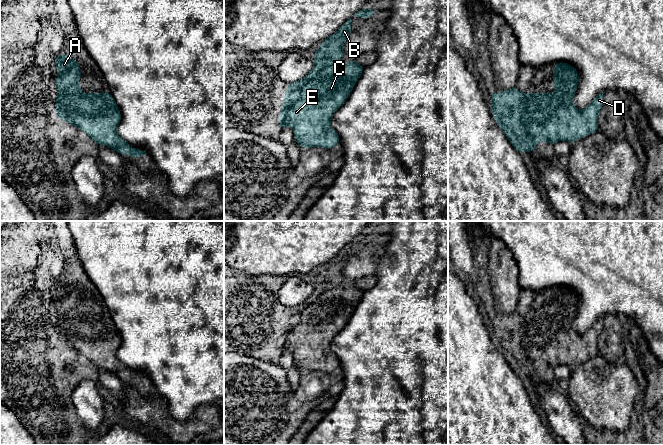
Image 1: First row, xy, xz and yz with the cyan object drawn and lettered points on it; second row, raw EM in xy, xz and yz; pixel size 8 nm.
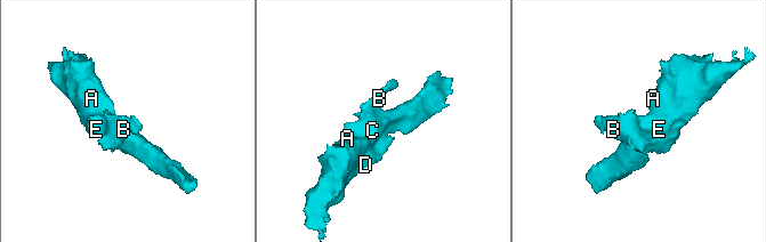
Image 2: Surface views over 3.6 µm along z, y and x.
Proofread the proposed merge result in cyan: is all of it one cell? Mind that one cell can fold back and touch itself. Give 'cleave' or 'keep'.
keep

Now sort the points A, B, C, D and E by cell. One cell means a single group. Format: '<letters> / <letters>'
A B C D E

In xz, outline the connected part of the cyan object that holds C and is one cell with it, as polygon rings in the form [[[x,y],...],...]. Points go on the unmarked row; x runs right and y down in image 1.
[[[351,242],[336,257],[323,264],[314,277],[314,290],[302,303],[290,306],[280,333],[278,351],[291,350],[302,372],[330,373],[340,367],[331,349],[333,338],[352,316],[365,290],[352,285],[341,287],[343,269],[352,255]]]

